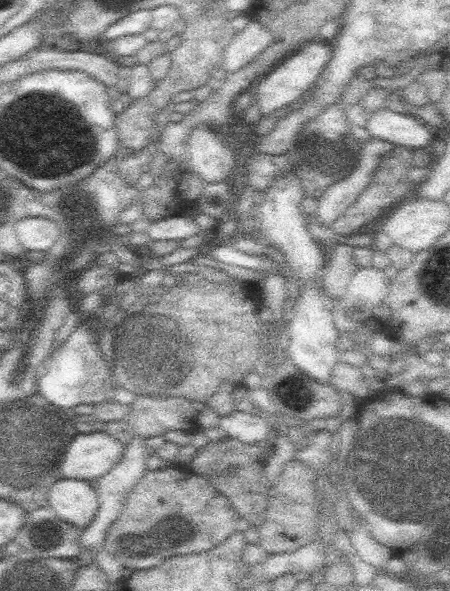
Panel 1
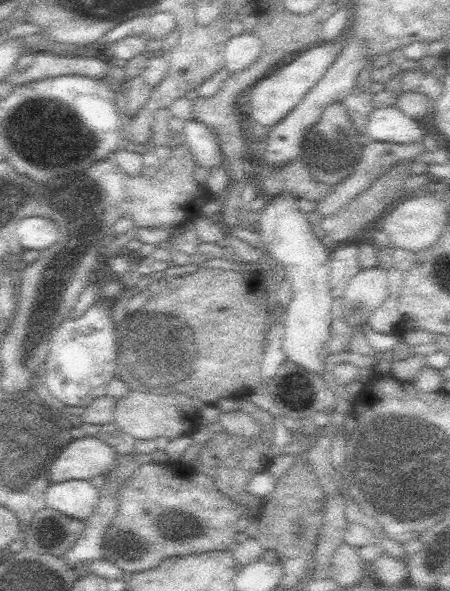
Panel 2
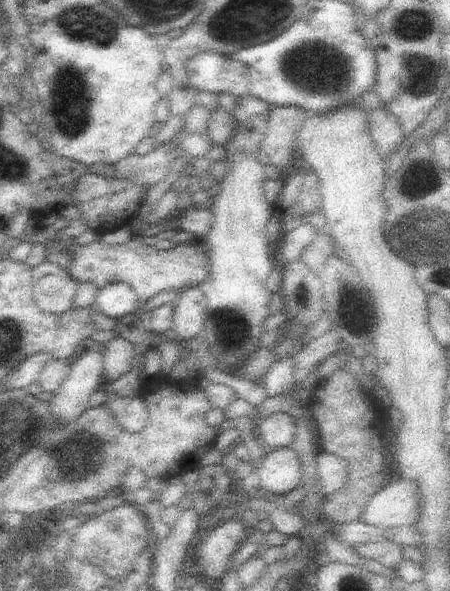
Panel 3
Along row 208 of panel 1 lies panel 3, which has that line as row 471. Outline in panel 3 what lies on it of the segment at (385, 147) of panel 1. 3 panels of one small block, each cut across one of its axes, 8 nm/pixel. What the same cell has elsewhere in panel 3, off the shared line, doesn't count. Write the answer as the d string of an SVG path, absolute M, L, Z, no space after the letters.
M319 453L316 456L316 471L321 492L325 497L339 490L348 475L345 461L334 453Z

